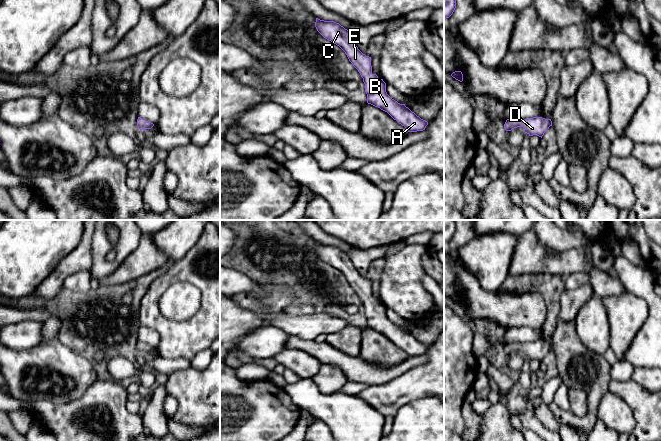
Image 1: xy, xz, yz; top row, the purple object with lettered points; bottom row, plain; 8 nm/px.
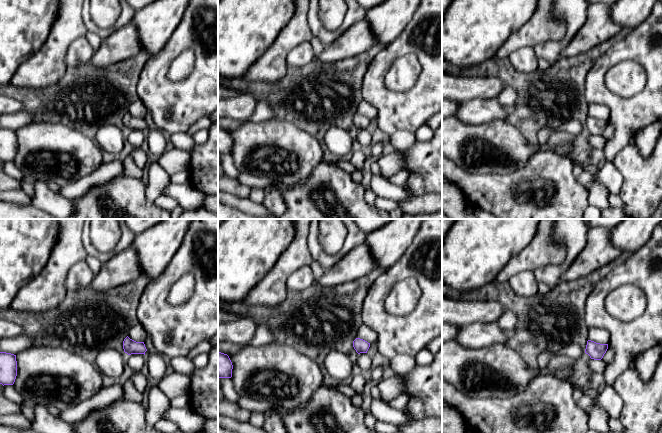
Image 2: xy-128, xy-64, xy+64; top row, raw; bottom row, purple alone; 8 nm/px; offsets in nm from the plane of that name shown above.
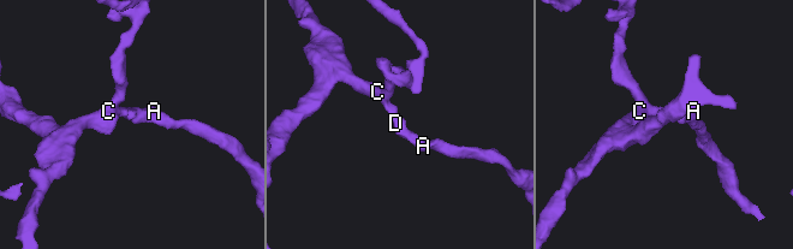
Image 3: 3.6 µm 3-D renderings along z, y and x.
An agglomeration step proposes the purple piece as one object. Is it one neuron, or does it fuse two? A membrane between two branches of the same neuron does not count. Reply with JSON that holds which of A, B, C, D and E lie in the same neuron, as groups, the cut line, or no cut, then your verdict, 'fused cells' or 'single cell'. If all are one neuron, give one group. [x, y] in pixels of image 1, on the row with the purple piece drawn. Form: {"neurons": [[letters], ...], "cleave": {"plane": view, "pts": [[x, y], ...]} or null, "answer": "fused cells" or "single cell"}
{"neurons": [["A", "B", "C", "D", "E"]], "cleave": null, "answer": "single cell"}

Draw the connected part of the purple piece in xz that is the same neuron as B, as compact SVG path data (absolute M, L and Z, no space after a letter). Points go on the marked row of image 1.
M316 18L317 31L327 40L339 46L349 61L358 70L365 84L367 103L387 112L394 120L404 126L408 132L425 130L428 122L412 112L405 104L392 99L386 92L386 83L372 73L371 57L363 54L347 29L334 21Z

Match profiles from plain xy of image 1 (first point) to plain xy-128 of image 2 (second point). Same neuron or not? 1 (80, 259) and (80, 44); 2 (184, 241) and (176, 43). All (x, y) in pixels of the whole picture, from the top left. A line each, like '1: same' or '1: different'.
1: different
2: different

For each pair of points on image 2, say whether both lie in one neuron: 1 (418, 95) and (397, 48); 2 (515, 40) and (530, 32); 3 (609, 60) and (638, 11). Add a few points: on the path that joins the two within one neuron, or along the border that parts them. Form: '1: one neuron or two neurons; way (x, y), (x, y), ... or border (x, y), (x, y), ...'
1: one neuron; way (399, 97), (391, 97), (380, 86), (380, 67)
2: one neuron; way (519, 39), (526, 36)
3: two neurons; border (648, 15), (629, 30)

